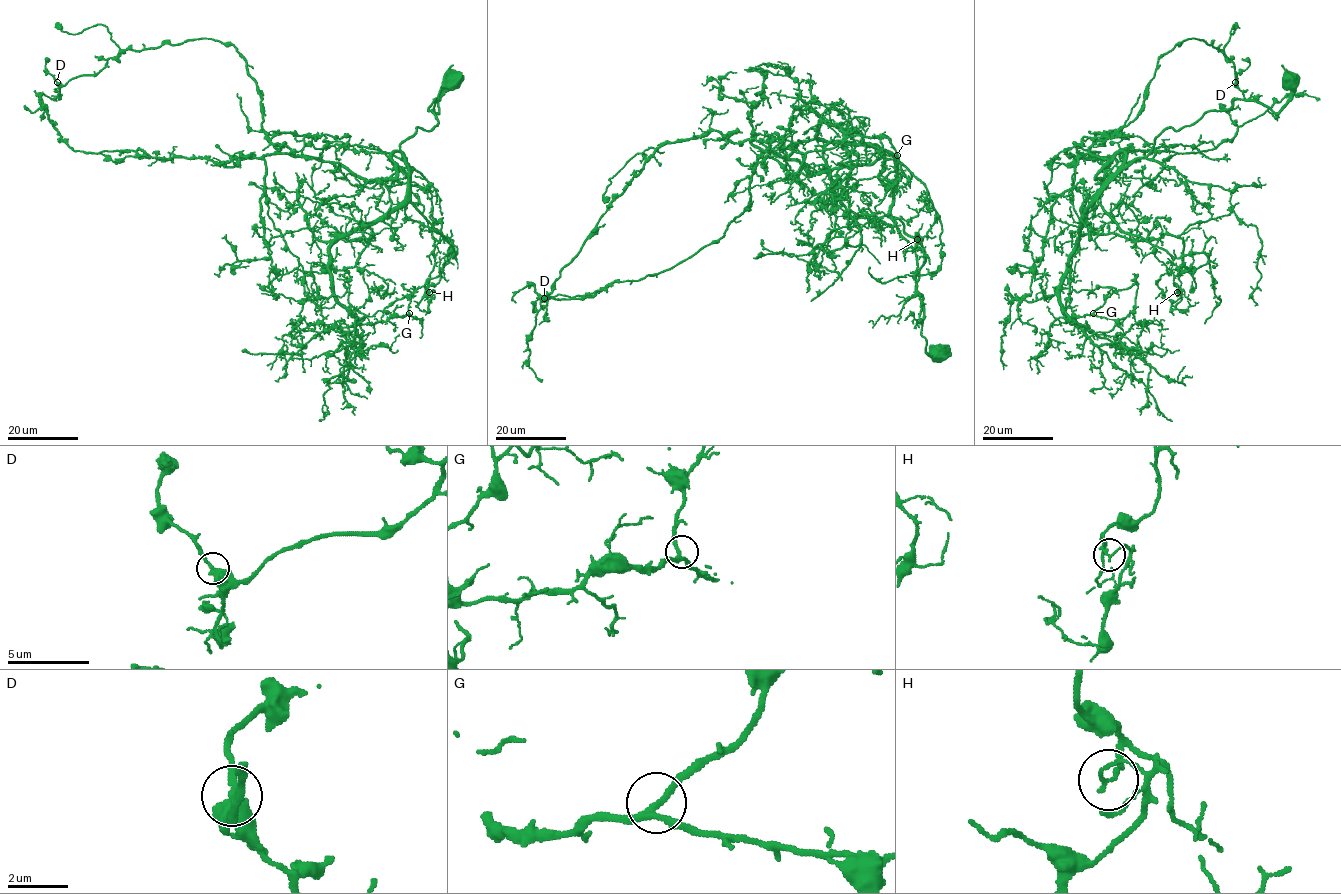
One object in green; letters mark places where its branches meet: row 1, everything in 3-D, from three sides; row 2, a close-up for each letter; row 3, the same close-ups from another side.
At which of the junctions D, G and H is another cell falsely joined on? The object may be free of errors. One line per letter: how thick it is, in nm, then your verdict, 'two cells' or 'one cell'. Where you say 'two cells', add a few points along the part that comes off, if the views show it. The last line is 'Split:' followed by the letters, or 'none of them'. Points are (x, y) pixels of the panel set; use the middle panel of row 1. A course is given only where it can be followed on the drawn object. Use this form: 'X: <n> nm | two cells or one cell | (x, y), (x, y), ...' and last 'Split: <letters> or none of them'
D: 440 nm | one cell
G: 200 nm | one cell
H: 140 nm | one cell
Split: none of them

